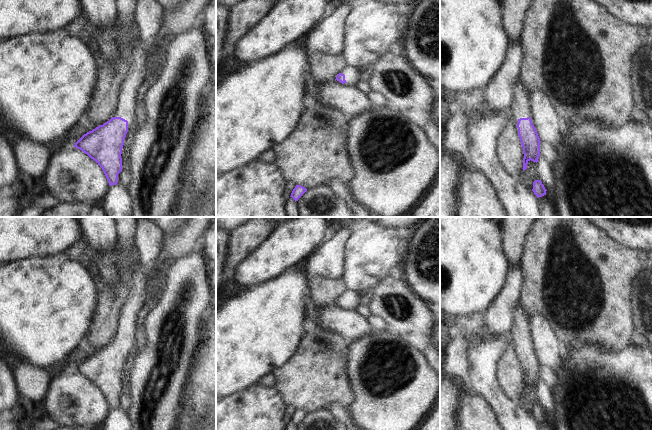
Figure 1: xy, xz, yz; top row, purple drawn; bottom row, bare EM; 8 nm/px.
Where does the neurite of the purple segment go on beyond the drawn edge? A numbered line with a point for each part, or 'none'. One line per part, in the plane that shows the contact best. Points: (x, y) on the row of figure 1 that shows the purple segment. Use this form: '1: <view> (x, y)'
1: xy (138, 58).

